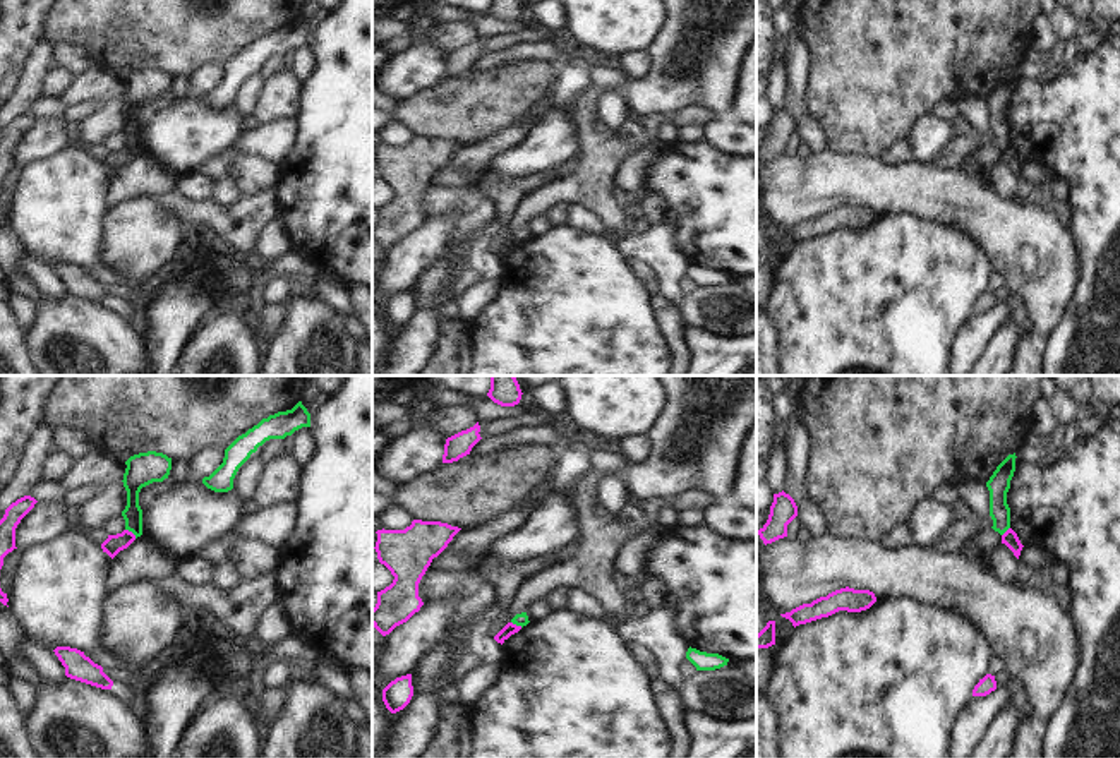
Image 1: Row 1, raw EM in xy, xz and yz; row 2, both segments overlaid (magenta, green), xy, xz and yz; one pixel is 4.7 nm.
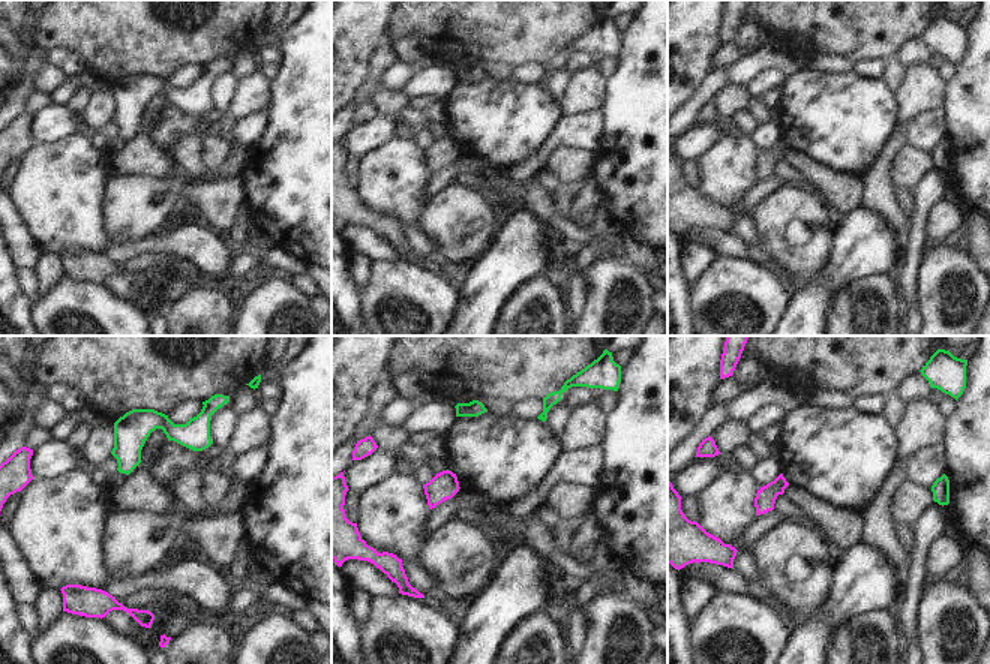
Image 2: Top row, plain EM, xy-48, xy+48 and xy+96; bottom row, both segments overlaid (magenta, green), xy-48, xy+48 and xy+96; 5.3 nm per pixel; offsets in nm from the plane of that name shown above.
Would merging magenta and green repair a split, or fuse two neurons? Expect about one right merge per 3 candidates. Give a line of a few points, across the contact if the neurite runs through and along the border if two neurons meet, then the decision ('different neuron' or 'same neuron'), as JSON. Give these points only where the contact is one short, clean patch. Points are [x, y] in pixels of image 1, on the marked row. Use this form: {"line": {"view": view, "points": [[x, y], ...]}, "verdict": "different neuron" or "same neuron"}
{"line": {"view": "xy", "points": [[126, 529], [136, 537]]}, "verdict": "different neuron"}

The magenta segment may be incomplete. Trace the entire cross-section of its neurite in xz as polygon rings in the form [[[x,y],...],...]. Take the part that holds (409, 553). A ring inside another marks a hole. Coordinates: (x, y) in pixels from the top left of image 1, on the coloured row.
[[[413,520],[405,530],[376,532],[377,559],[394,576],[389,587],[377,592],[377,604],[372,609],[372,626],[382,636],[420,611],[424,602],[418,597],[418,583],[432,559],[460,530],[441,521]]]

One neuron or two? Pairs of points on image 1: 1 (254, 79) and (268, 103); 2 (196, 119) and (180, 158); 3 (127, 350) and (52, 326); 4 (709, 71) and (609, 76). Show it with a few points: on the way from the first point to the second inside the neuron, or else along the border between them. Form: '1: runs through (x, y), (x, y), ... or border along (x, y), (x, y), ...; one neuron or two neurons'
1: border along (264, 78), (252, 112); two neurons
2: runs through (186, 129), (182, 132), (182, 148); one neuron
3: runs through (108, 350), (71, 331); one neuron
4: runs through (685, 81), (673, 81), (668, 86), (633, 86); one neuron

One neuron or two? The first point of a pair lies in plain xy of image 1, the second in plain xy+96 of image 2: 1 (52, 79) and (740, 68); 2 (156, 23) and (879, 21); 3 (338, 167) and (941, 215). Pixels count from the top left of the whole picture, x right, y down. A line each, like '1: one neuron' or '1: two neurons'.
1: one neuron
2: one neuron
3: two neurons

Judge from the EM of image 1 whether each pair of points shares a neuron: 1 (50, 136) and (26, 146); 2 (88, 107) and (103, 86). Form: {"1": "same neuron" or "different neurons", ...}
{"1": "same neuron", "2": "different neurons"}

